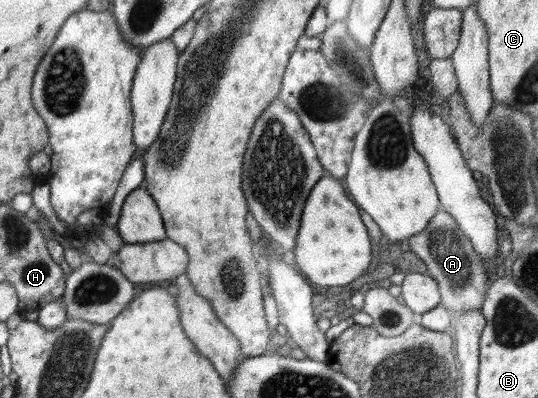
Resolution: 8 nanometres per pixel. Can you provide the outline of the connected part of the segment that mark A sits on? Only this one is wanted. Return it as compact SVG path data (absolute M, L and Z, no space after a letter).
M440 210L423 231L407 238L407 243L410 250L425 263L427 274L438 283L441 291L440 303L448 310L451 309L455 316L461 315L466 309L482 311L490 281L487 270L471 240L449 213Z

